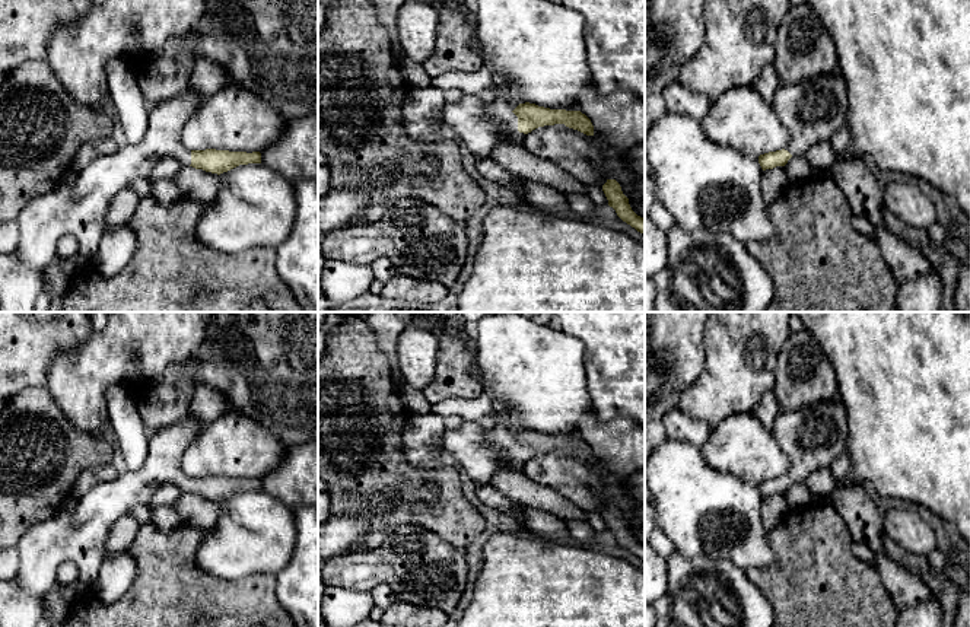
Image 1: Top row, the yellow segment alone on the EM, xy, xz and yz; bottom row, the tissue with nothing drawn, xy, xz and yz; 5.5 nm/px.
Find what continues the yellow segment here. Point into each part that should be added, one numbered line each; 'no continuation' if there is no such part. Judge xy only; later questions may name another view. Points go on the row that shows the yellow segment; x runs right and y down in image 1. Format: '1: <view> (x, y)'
1: xy (80, 209)

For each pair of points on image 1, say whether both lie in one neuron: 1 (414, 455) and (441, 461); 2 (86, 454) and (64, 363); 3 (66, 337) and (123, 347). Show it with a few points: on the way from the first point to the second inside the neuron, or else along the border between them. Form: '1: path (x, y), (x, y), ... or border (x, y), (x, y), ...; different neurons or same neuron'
1: path (420, 457), (426, 461), (435, 461); same neuron
2: border (57, 404), (78, 427), (98, 435); different neurons
3: border (94, 330), (73, 347), (60, 349), (53, 356); different neurons

